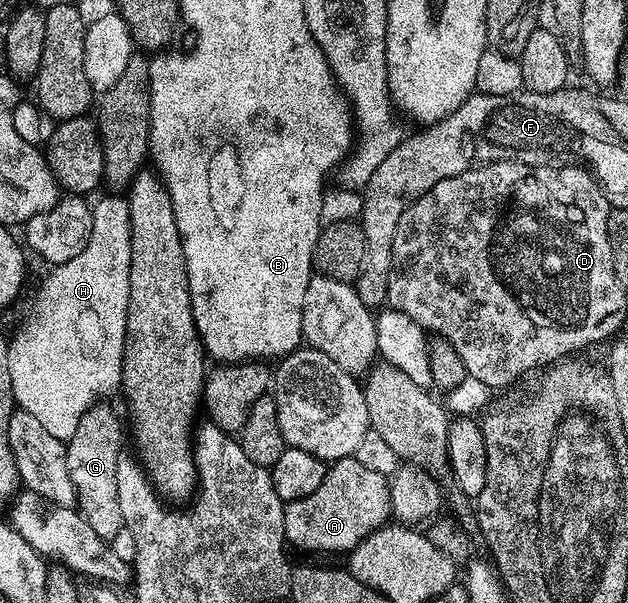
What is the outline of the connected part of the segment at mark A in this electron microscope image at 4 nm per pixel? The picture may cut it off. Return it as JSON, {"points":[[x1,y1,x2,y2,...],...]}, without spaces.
{"points":[[355,456,331,461,322,486,314,494,285,503,285,541,304,552,351,552,358,542,393,519,389,483,389,477,362,466]]}

